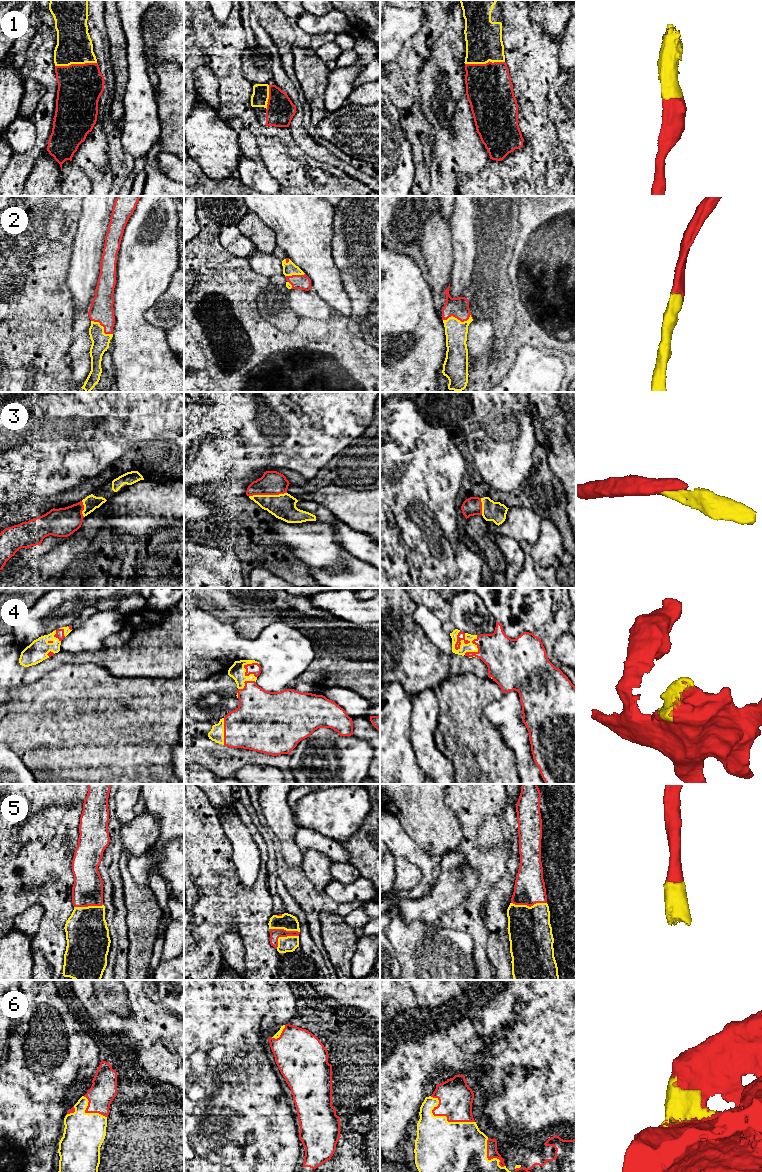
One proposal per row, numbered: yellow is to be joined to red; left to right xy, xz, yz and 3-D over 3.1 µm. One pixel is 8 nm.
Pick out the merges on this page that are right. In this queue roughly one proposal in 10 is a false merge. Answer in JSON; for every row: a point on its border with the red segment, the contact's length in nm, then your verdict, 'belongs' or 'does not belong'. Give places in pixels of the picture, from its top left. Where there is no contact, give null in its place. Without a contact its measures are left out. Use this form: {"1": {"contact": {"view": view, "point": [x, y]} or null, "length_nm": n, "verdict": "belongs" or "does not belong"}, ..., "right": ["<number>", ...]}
{"1": {"contact": {"view": "xy", "point": [75, 64]}, "length_nm": 340, "verdict": "belongs"}, "2": {"contact": {"view": "yz", "point": [457, 318]}, "length_nm": 240, "verdict": "belongs"}, "3": {"contact": {"view": "xz", "point": [267, 494]}, "length_nm": 300, "verdict": "belongs"}, "4": {"contact": {"view": "yz", "point": [460, 643]}, "length_nm": 220, "verdict": "belongs"}, "5": {"contact": {"view": "yz", "point": [529, 906]}, "length_nm": 280, "verdict": "belongs"}, "6": {"contact": {"view": "yz", "point": [444, 1115]}, "length_nm": 420, "verdict": "belongs"}, "right": ["1", "2", "3", "4", "5", "6"]}

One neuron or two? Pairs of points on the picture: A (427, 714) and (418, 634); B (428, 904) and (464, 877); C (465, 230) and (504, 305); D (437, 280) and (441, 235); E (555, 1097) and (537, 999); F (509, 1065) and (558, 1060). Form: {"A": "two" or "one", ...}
{"A": "two", "B": "one", "C": "two", "D": "one", "E": "two", "F": "one"}

